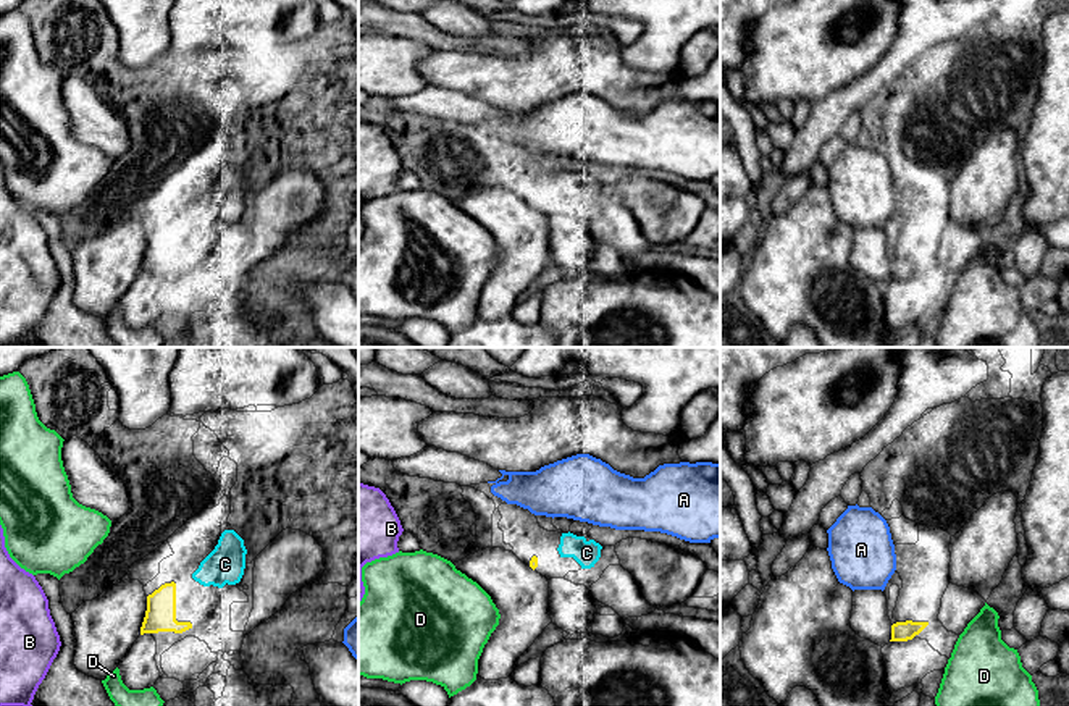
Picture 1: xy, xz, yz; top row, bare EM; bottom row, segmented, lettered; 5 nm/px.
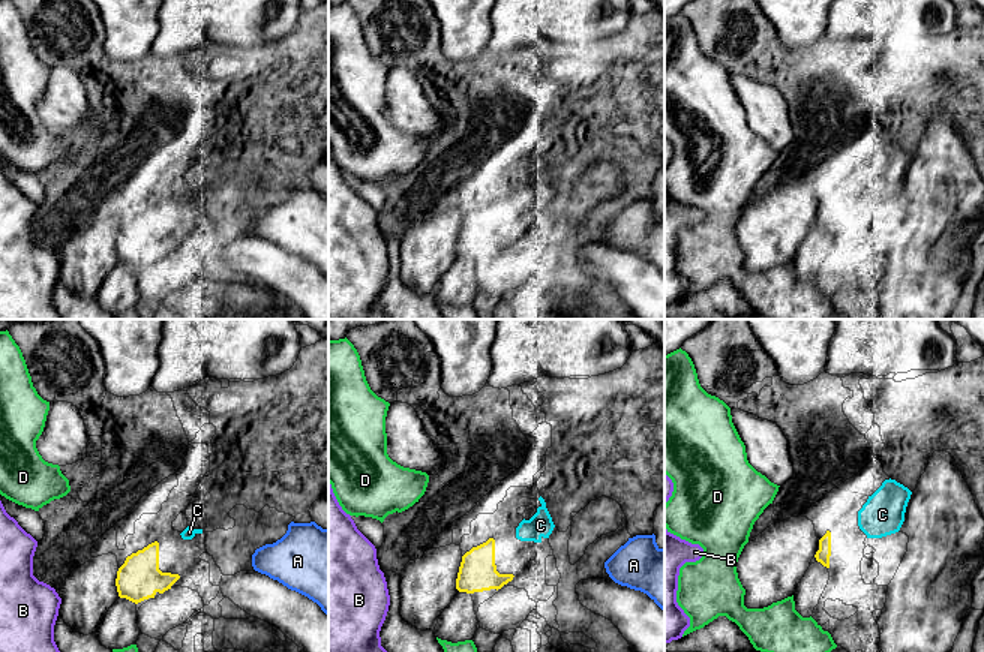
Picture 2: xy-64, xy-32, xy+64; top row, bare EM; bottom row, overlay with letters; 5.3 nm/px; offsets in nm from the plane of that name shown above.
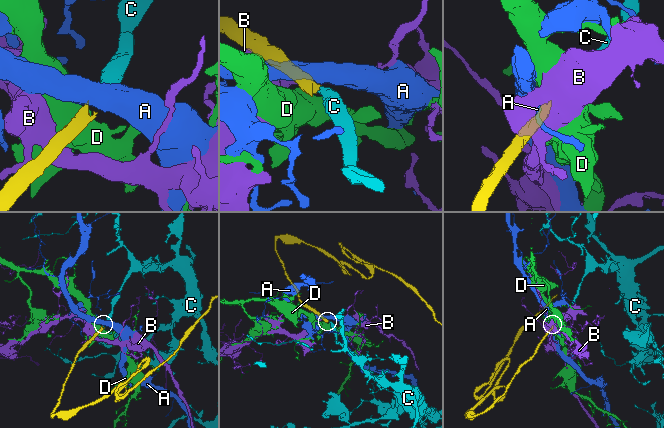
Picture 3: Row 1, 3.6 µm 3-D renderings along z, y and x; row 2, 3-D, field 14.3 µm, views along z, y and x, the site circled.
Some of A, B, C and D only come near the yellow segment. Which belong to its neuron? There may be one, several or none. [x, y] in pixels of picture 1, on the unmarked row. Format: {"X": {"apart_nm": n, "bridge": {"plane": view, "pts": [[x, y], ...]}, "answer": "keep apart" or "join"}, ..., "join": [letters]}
{"A": {"apart_nm": 180, "bridge": {"plane": "yz", "pts": [[897, 260], [882, 228]]}, "answer": "keep apart"}, "B": {"apart_nm": 400, "bridge": {"plane": "xy", "pts": [[141, 272], [60, 280]]}, "answer": "keep apart"}, "C": {"apart_nm": 90, "bridge": {"plane": "xy", "pts": [[175, 222], [192, 215]]}, "answer": "join"}, "D": {"apart_nm": 170, "bridge": {"plane": "yz", "pts": [[927, 262], [958, 277]]}, "answer": "keep apart"}, "join": ["C"]}

